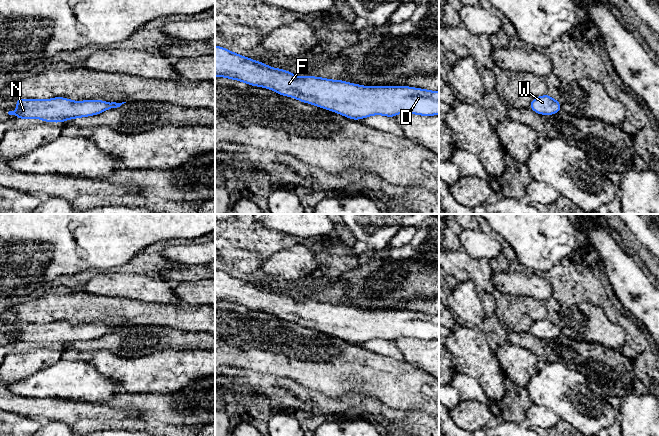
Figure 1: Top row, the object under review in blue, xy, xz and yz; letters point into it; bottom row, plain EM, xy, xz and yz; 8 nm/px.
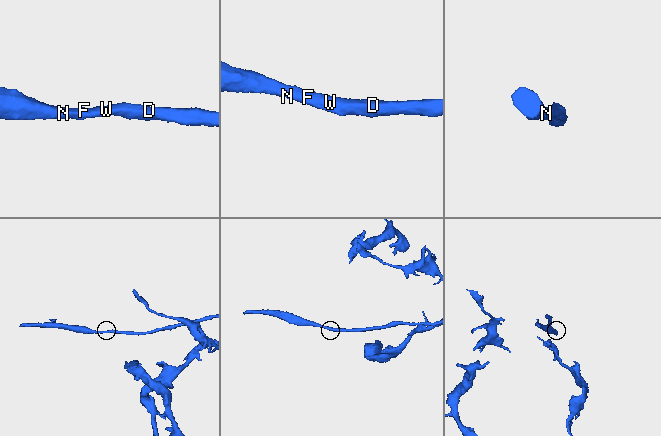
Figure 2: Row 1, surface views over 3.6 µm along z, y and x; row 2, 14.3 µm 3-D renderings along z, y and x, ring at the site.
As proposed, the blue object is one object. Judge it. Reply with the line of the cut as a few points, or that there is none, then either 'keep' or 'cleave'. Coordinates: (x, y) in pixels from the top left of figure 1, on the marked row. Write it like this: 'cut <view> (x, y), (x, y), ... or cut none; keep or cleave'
cut none; keep

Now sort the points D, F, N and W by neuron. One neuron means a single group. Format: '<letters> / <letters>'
D F N W

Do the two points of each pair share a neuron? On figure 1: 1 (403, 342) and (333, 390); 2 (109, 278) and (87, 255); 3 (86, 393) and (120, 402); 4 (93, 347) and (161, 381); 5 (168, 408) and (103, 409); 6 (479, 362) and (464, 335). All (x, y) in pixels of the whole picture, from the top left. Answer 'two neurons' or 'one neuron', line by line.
1: two neurons
2: two neurons
3: two neurons
4: two neurons
5: two neurons
6: one neuron

